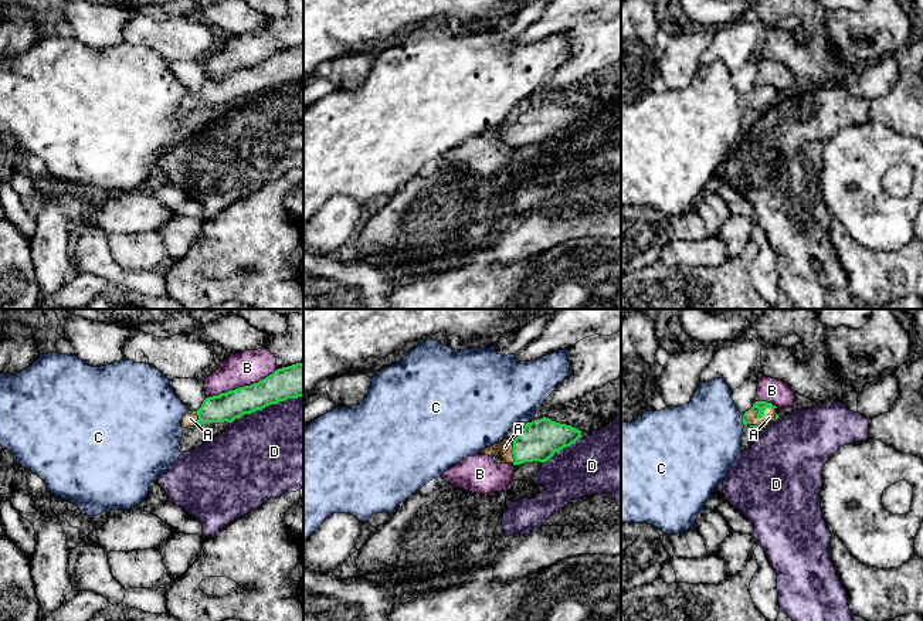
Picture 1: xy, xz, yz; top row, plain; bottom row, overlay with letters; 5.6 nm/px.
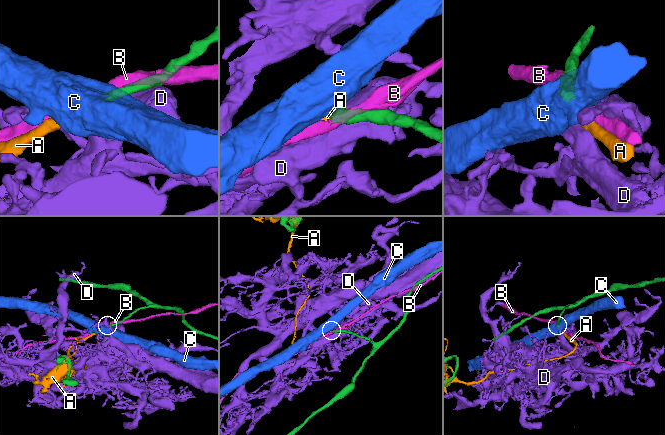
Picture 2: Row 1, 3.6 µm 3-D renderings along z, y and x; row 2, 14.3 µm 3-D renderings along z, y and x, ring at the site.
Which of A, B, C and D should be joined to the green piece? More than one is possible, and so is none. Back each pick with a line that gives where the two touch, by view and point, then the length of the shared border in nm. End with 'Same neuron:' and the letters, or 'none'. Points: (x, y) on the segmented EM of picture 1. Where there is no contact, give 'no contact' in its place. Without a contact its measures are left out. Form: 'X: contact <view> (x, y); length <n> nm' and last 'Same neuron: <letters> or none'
A: contact yz (757, 413); length 200 nm
Same neuron: A

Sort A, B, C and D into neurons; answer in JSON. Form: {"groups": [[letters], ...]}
{"groups": [["A"], ["B"], ["C"], ["D"]]}

